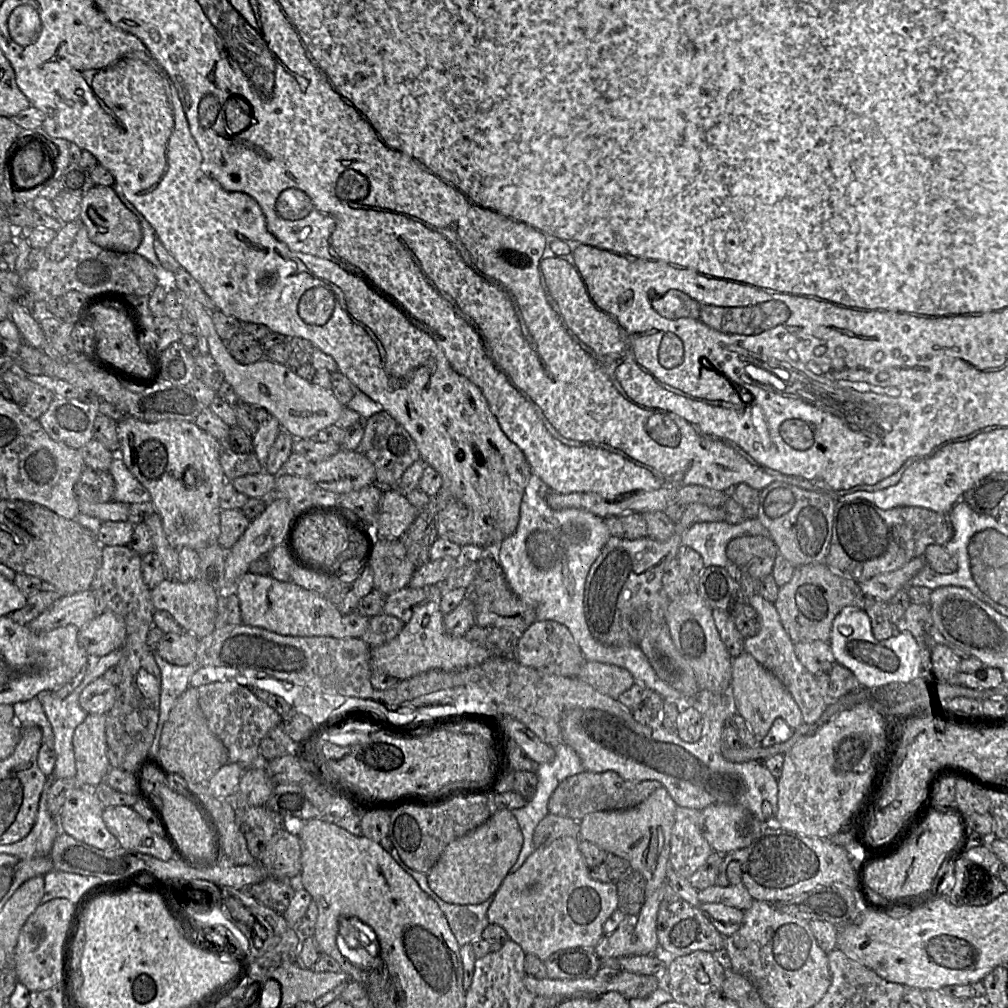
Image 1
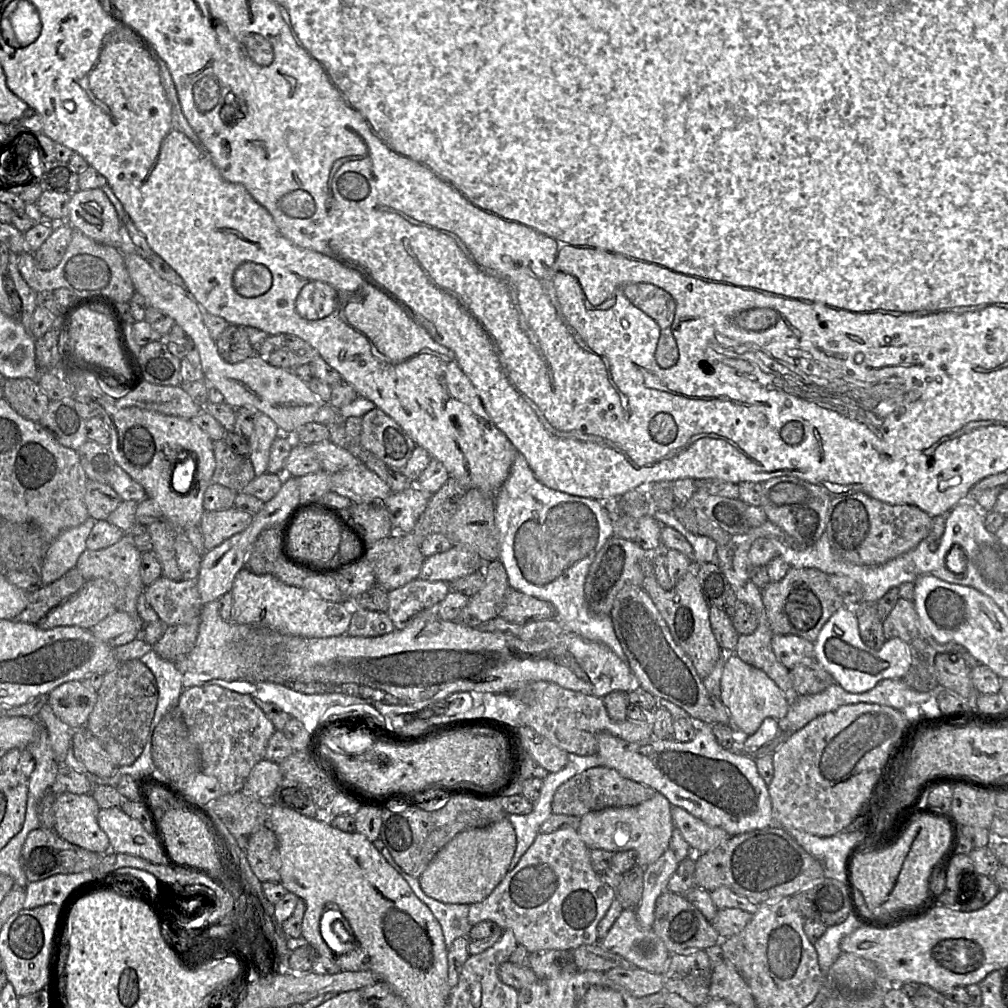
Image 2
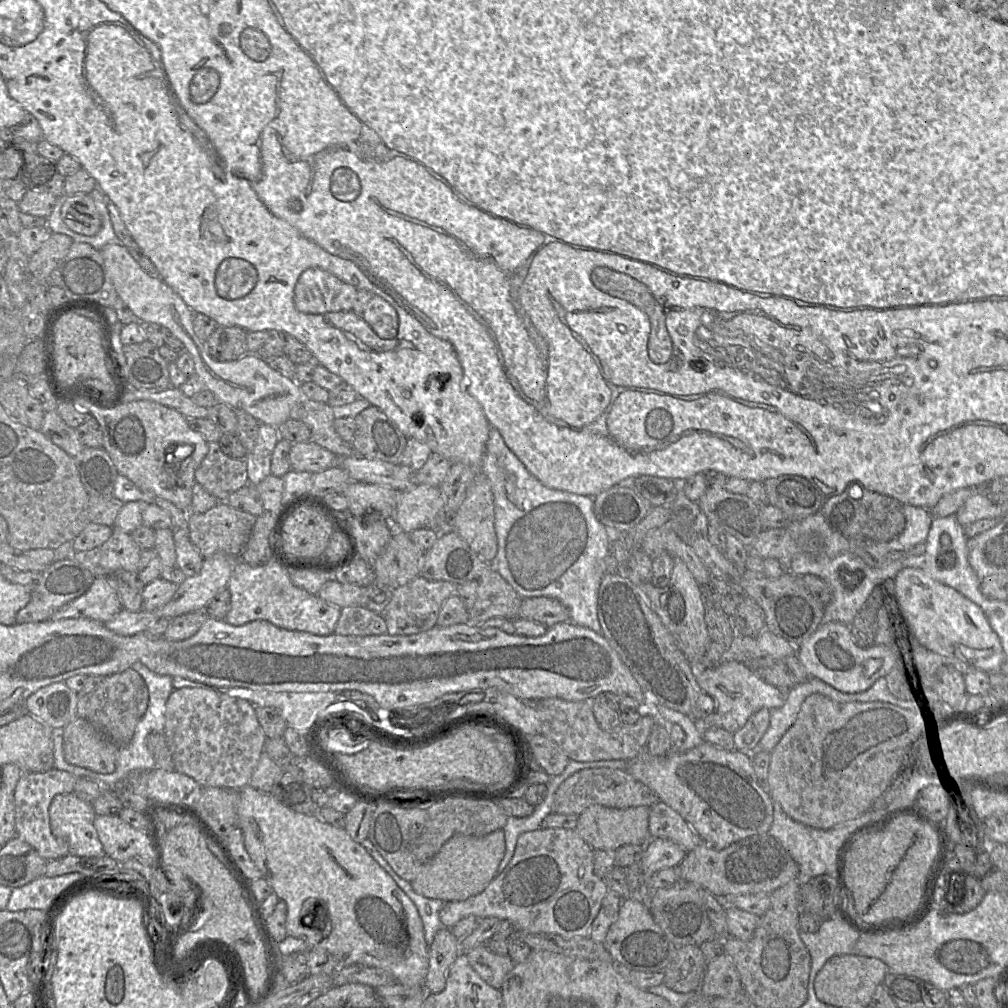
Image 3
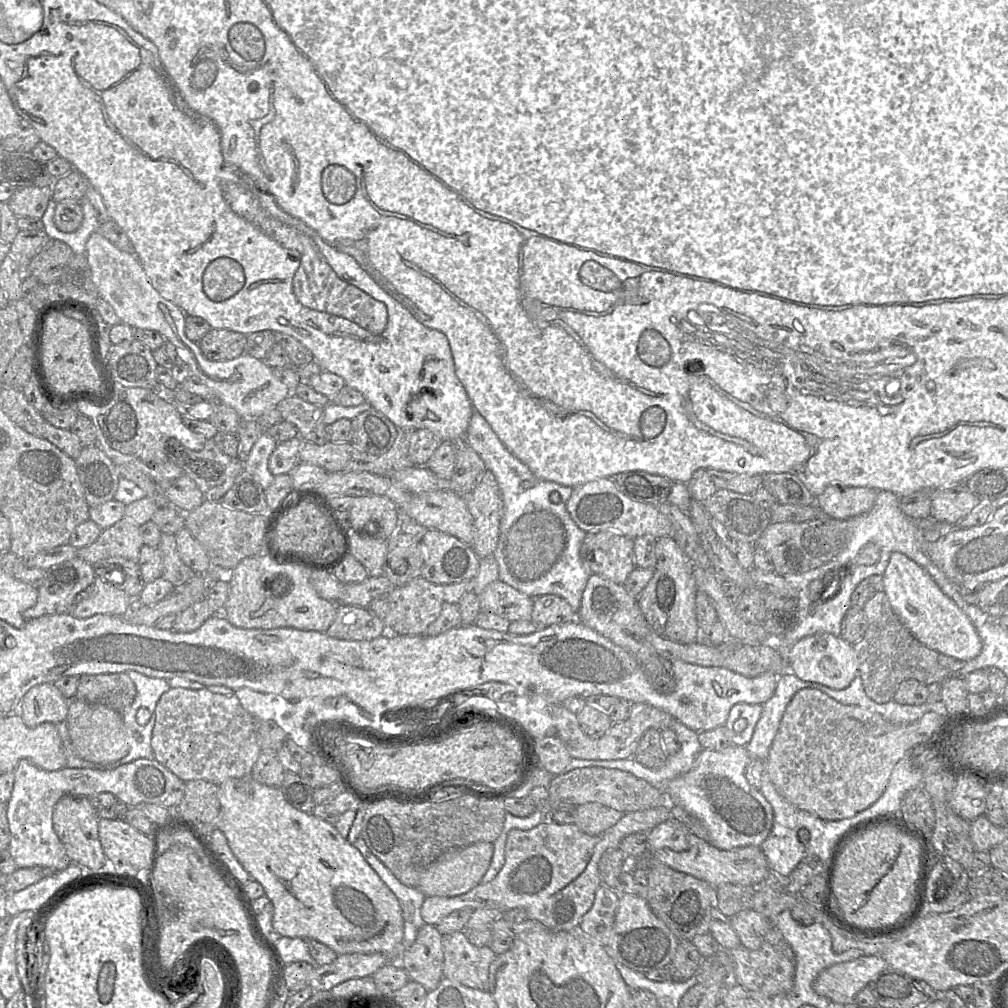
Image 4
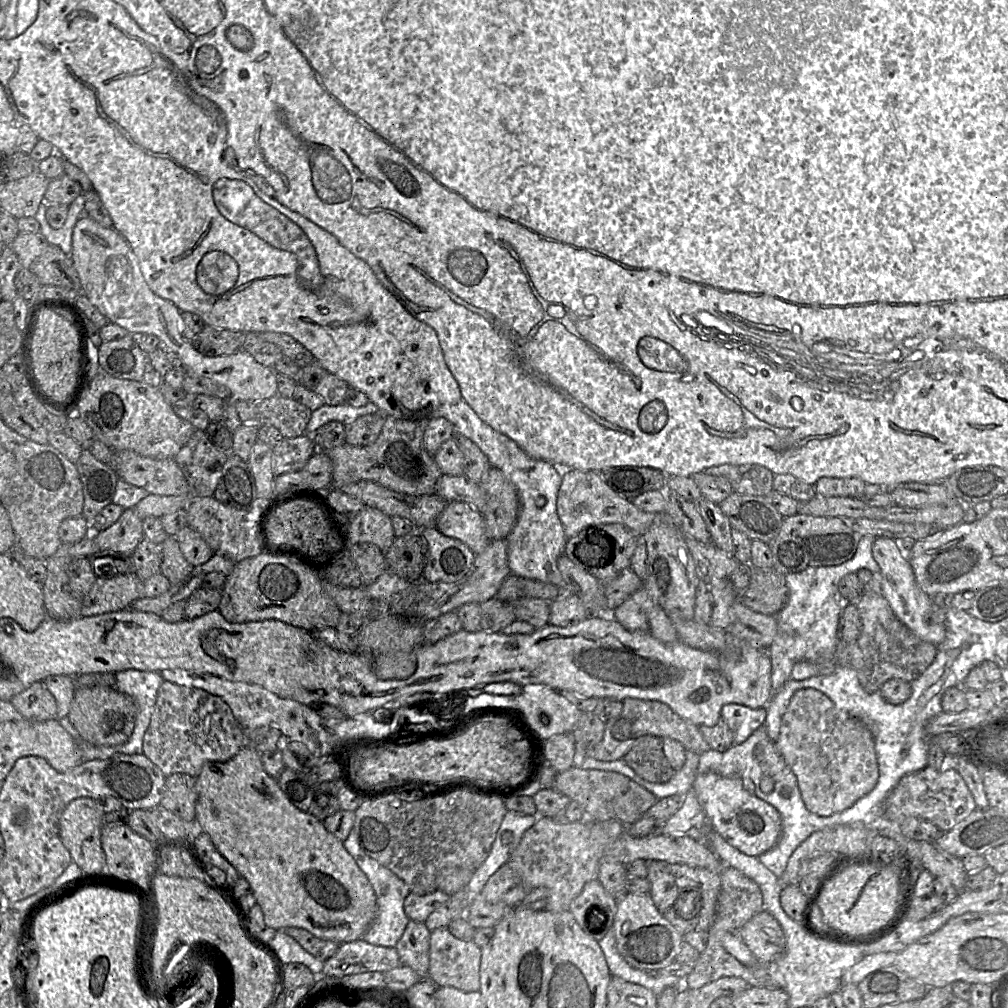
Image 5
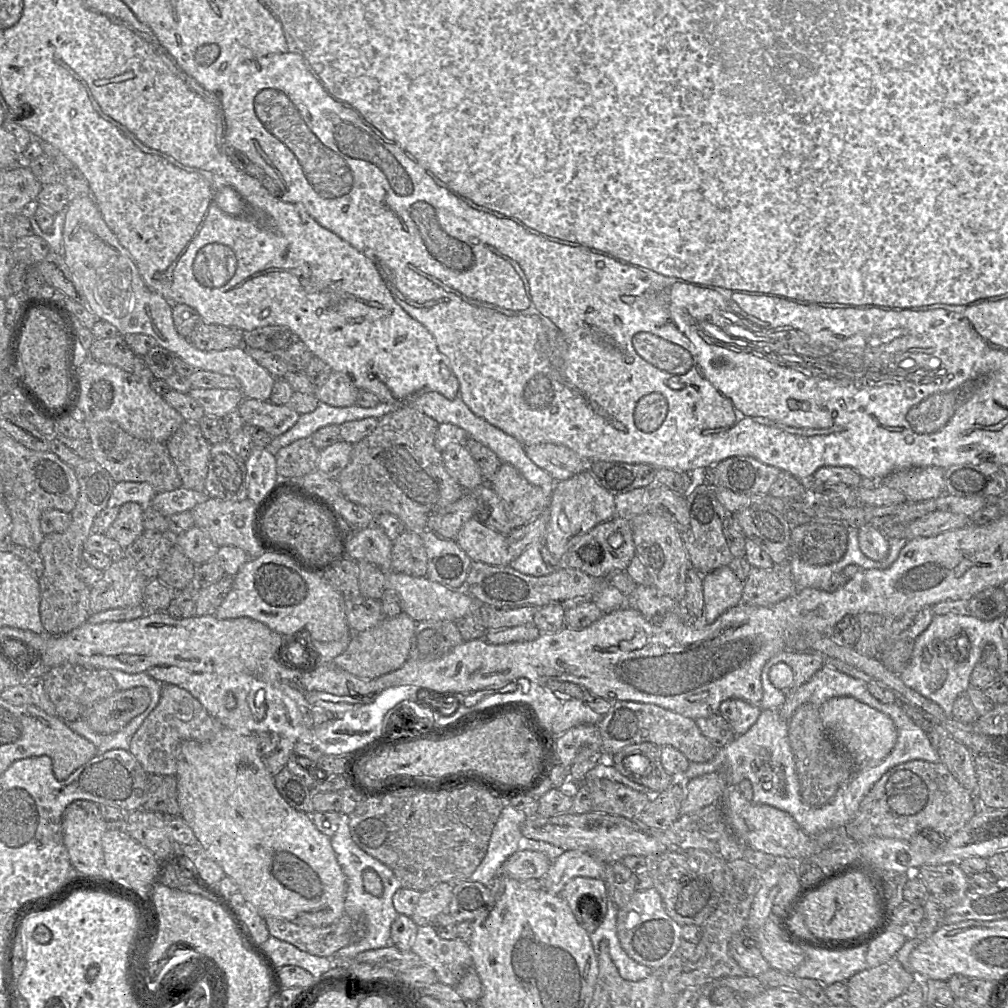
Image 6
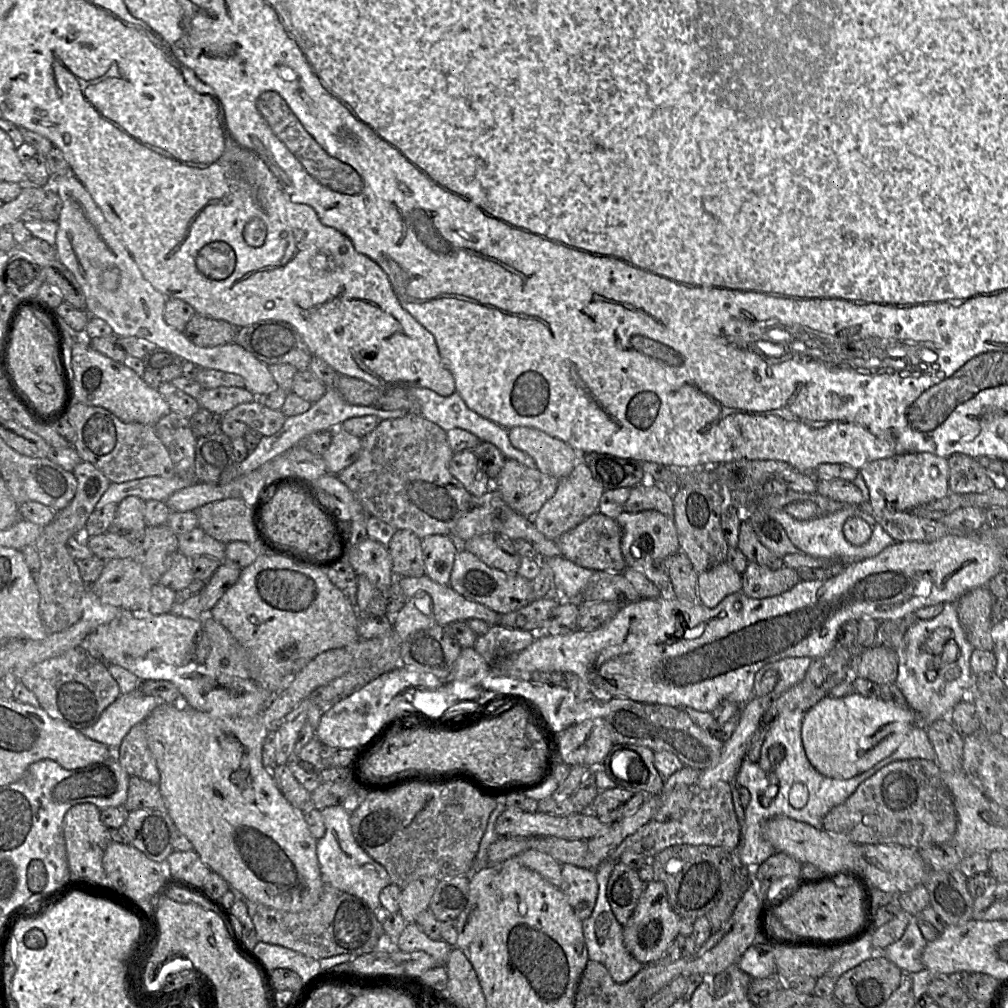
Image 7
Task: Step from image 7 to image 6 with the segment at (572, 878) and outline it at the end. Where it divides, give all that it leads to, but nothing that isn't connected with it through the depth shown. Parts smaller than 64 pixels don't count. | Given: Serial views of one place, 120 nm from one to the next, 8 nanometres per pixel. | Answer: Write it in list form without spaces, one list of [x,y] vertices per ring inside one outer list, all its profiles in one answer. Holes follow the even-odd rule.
[[[576,877],[570,880],[561,894],[576,921],[588,933],[593,933],[607,912],[608,895],[602,879]]]

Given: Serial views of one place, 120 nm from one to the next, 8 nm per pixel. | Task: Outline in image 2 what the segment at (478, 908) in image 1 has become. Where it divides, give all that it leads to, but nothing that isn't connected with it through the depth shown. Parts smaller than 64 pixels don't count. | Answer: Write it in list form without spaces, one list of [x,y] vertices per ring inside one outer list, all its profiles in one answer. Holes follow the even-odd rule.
[[[377,839],[372,843],[385,858],[387,863],[408,883],[417,898],[431,910],[441,926],[444,941],[448,948],[456,938],[468,937],[472,928],[468,919],[468,904],[446,904],[427,896],[421,889],[418,879],[404,872],[404,870],[395,862],[380,839]]]

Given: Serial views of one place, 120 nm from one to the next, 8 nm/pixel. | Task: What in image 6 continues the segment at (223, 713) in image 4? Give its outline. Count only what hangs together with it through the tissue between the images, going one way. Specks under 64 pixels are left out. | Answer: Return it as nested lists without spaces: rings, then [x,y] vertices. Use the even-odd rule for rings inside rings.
[[[163,684],[158,705],[131,738],[128,751],[148,774],[176,775],[179,744],[187,740],[208,741],[223,728],[187,690],[173,684]]]

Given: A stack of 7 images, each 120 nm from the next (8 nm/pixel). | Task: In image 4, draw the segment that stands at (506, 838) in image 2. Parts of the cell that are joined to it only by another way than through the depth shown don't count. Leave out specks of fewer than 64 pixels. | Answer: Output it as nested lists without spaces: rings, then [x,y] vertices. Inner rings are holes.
[[[477,842],[465,847],[449,849],[423,872],[416,888],[426,897],[454,897],[464,894],[480,884],[491,863],[493,851],[494,844],[491,842]]]

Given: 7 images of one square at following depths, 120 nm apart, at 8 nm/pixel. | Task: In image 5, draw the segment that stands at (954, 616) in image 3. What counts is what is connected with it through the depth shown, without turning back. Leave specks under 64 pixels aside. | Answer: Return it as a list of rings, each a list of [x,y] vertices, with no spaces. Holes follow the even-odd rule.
[[[884,536],[877,537],[872,547],[872,554],[882,570],[881,593],[898,619],[922,640],[936,646],[941,644],[946,637],[946,608],[938,607],[933,598],[919,587],[913,568],[909,560],[902,556],[897,541]]]

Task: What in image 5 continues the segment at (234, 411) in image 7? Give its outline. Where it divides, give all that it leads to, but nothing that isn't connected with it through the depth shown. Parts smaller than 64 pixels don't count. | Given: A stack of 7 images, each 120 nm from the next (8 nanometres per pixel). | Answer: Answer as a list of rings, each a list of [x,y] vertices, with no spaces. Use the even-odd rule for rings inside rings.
[[[273,396],[255,403],[258,423],[279,430],[284,438],[305,434],[312,411],[293,398]]]

